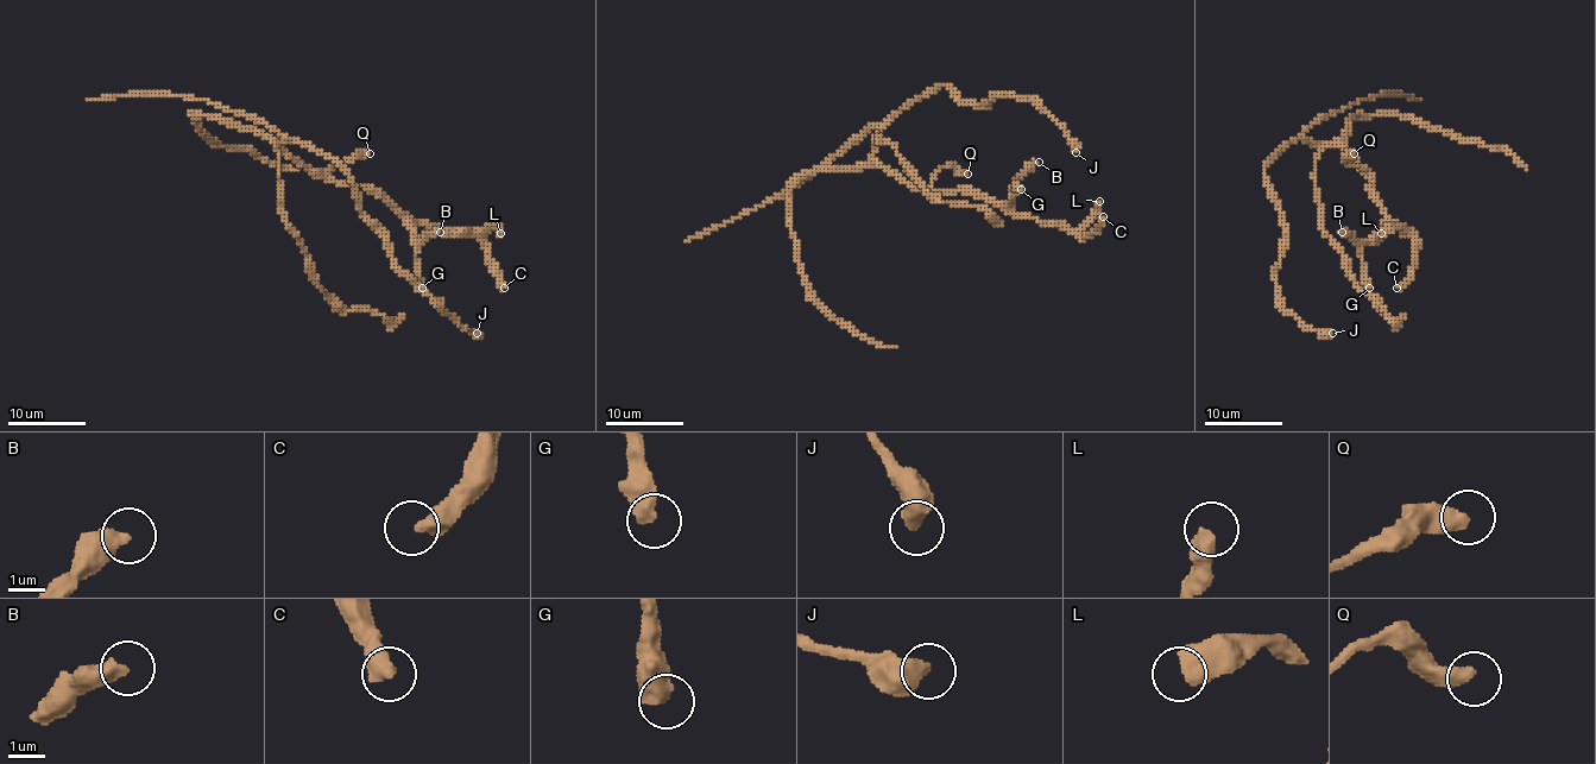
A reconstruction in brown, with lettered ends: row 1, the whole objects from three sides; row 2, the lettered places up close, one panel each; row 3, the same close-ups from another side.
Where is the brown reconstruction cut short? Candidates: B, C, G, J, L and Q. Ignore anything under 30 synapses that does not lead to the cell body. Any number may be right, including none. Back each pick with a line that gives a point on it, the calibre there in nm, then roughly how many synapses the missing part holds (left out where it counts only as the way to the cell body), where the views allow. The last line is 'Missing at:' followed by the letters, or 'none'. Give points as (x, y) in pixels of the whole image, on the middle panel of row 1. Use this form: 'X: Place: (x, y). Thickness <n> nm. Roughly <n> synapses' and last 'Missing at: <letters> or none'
Missing at: none

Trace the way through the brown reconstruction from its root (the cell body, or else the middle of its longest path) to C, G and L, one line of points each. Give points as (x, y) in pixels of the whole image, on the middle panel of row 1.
C: (874, 137), (874, 156), (921, 189), (979, 191), (1011, 213), (1064, 225), (1076, 234), (1089, 234), (1103, 216)
G: (874, 137), (874, 156), (921, 189), (979, 191), (997, 204), (1011, 197), (1015, 182), (1021, 189)
L: (874, 137), (874, 156), (921, 189), (979, 191), (1011, 213), (1064, 225), (1073, 232), (1091, 219), (1099, 201)

